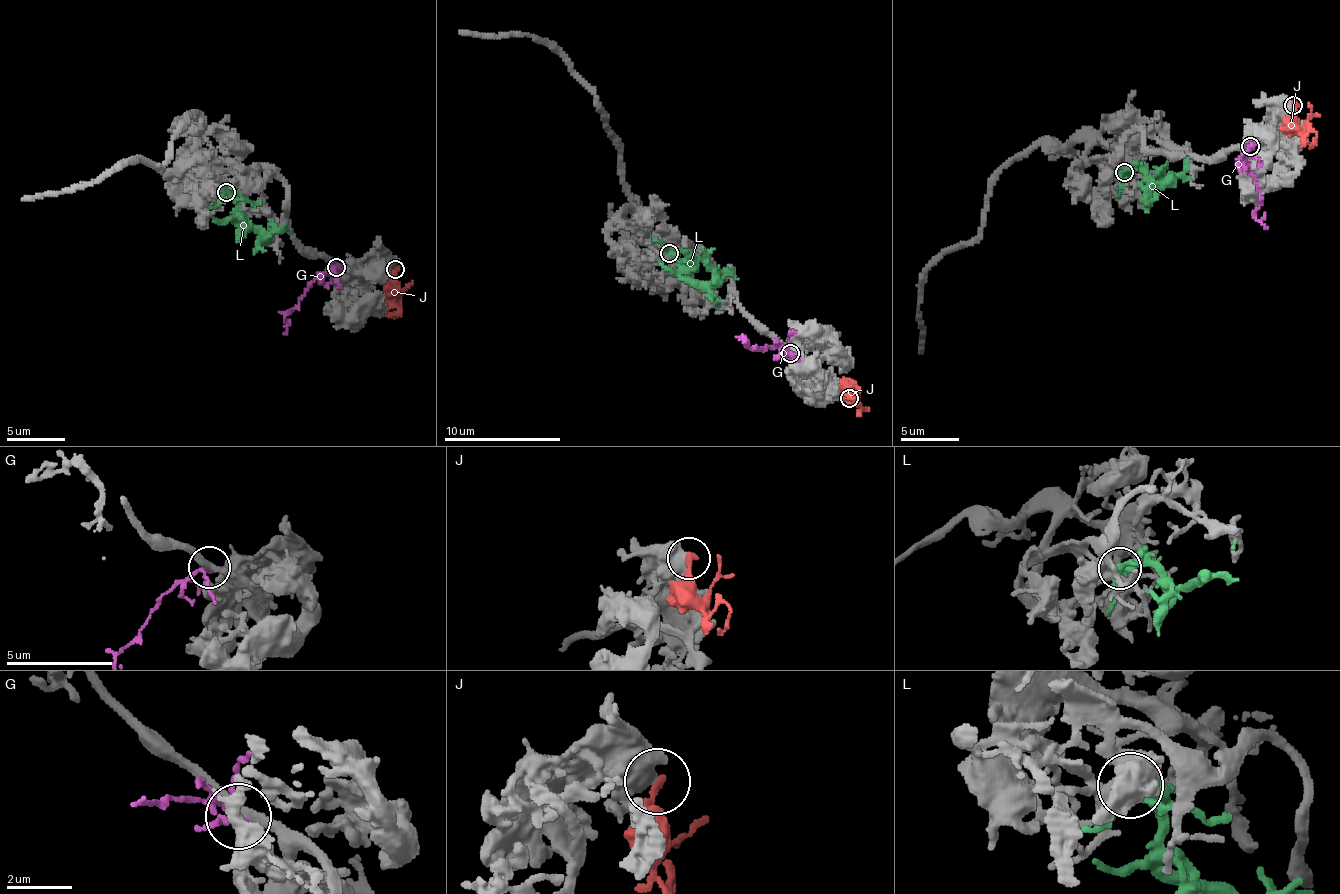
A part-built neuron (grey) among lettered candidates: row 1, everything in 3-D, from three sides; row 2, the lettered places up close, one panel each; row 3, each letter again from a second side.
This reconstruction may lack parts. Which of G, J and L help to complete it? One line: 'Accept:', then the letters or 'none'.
Accept: L

